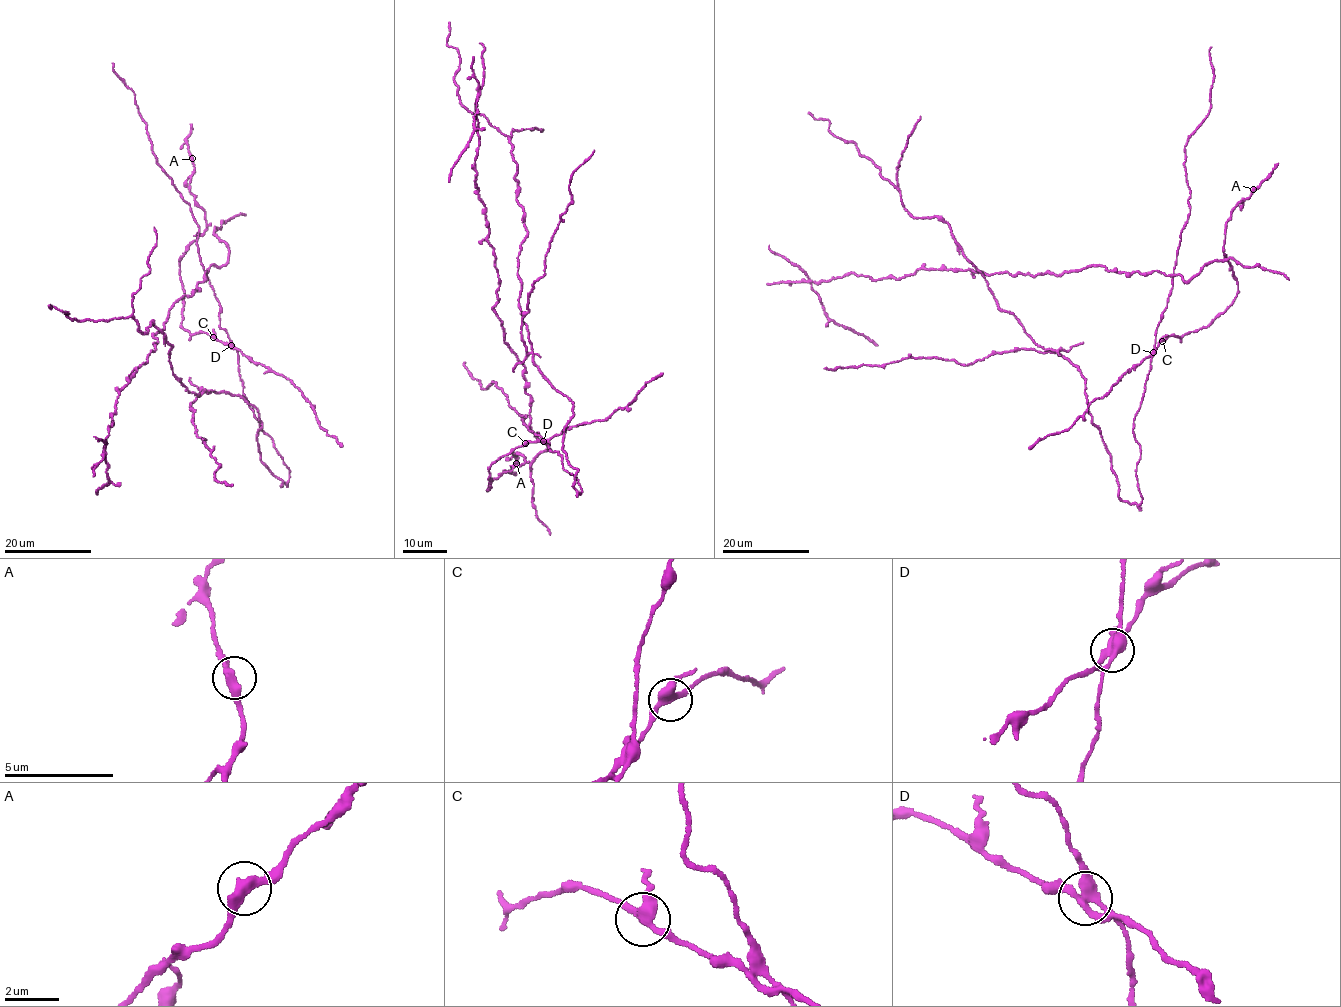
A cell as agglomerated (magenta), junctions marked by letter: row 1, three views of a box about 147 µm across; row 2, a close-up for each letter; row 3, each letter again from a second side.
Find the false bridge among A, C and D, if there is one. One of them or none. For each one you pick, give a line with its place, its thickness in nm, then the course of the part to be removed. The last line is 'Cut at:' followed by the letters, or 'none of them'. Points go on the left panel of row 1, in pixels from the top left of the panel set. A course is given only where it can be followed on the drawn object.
D: at (231, 345); 360 nm thick; foreign part runs (230, 345), (289, 473), (282, 486), (261, 460), (257, 409), (189, 392), (163, 331), (48, 306)
Cut at: D

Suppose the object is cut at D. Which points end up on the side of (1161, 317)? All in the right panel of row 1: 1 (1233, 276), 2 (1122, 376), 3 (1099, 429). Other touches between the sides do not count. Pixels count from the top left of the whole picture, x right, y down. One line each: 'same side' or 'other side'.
1: other side
2: other side
3: same side

